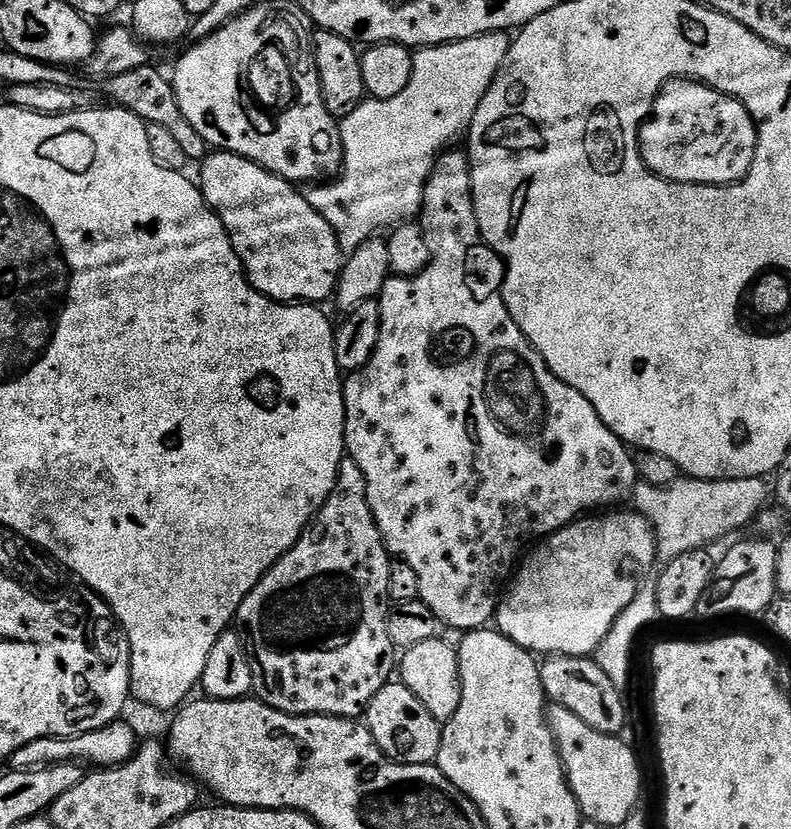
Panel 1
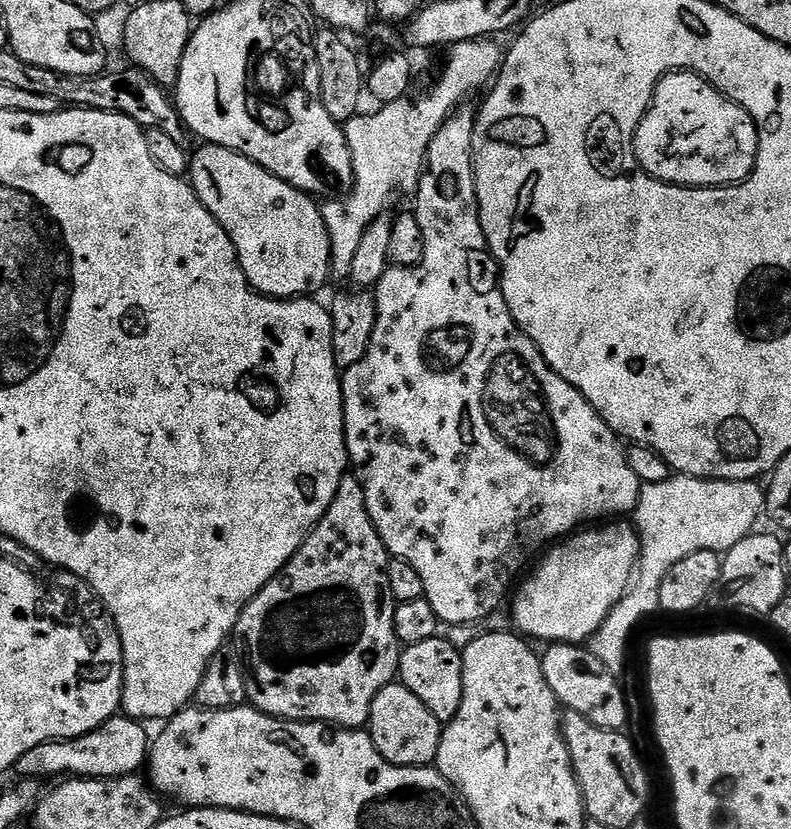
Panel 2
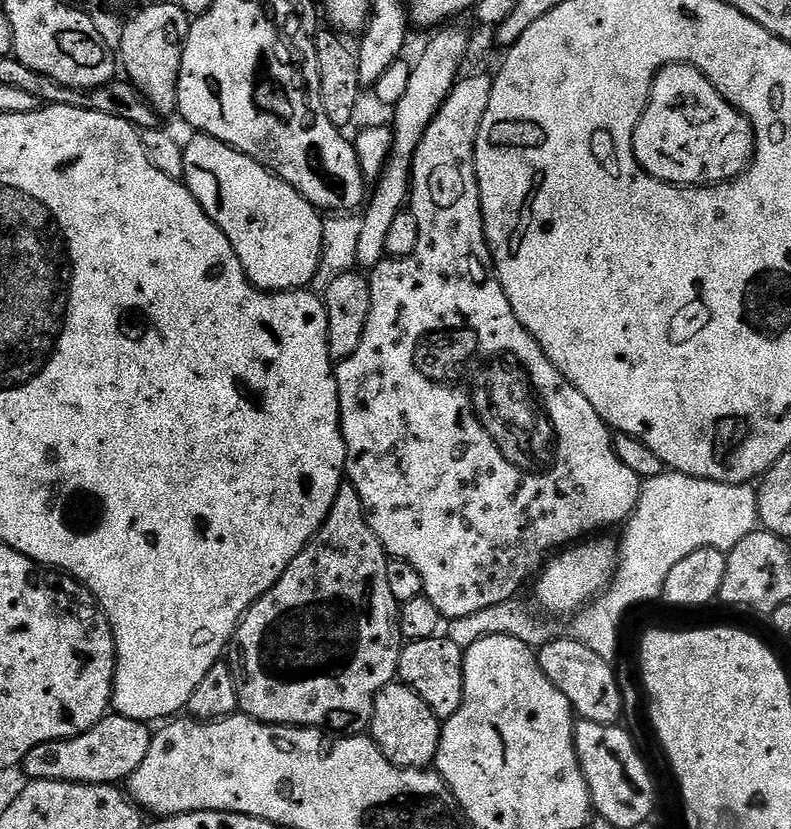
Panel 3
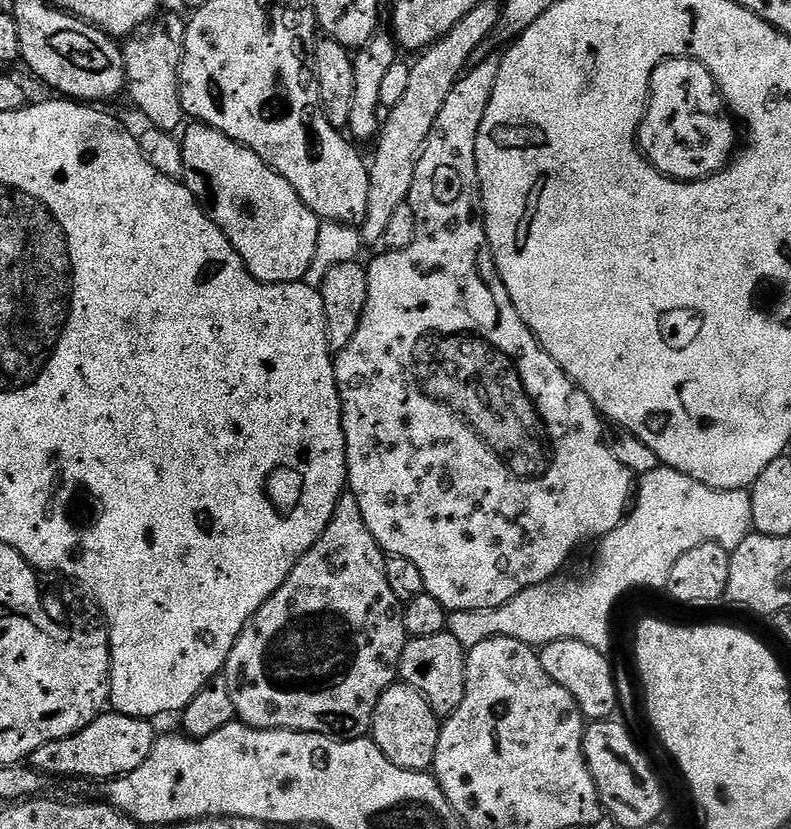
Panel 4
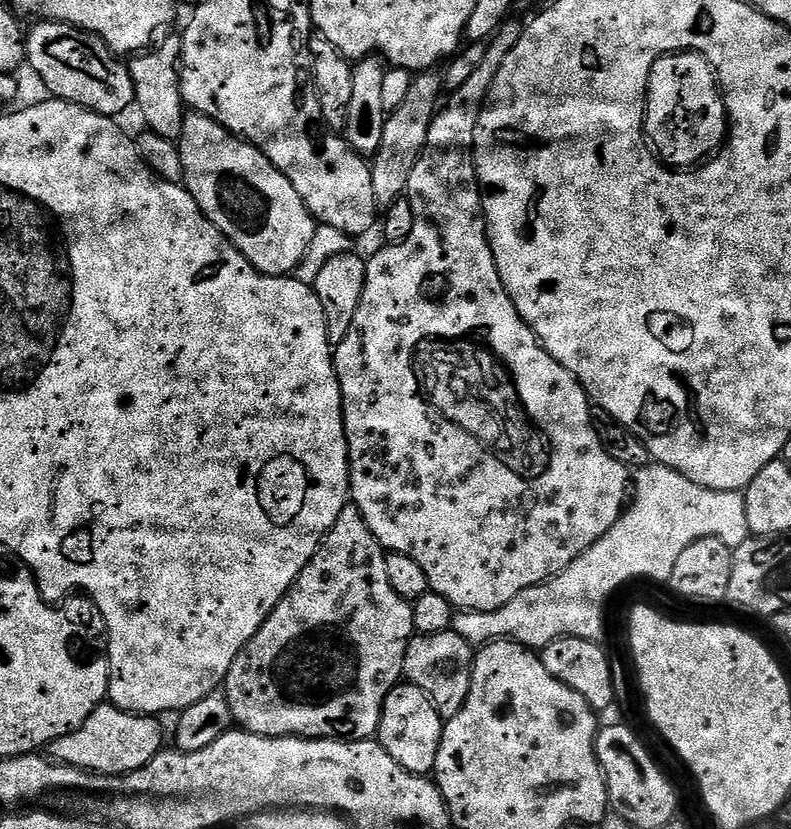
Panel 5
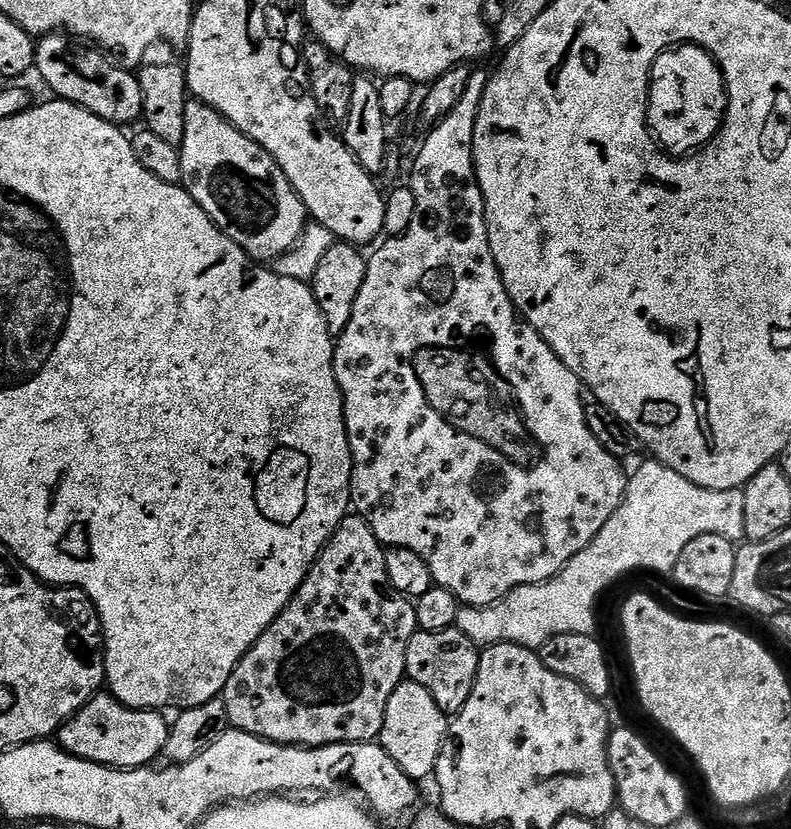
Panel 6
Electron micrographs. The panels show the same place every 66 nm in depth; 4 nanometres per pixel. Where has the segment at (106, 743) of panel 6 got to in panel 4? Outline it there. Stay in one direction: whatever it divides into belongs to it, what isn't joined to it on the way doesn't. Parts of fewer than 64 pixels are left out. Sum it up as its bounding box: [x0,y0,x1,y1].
[30,710,158,782]

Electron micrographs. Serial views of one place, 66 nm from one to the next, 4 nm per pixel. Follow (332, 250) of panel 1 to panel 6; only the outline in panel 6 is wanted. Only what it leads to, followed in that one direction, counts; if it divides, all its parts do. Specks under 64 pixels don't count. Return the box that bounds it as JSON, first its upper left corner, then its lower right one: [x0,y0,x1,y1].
[179,98,310,262]

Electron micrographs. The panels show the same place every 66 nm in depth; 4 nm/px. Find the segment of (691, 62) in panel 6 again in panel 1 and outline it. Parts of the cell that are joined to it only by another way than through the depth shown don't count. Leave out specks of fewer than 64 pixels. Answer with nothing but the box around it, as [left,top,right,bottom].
[640,80,757,184]

